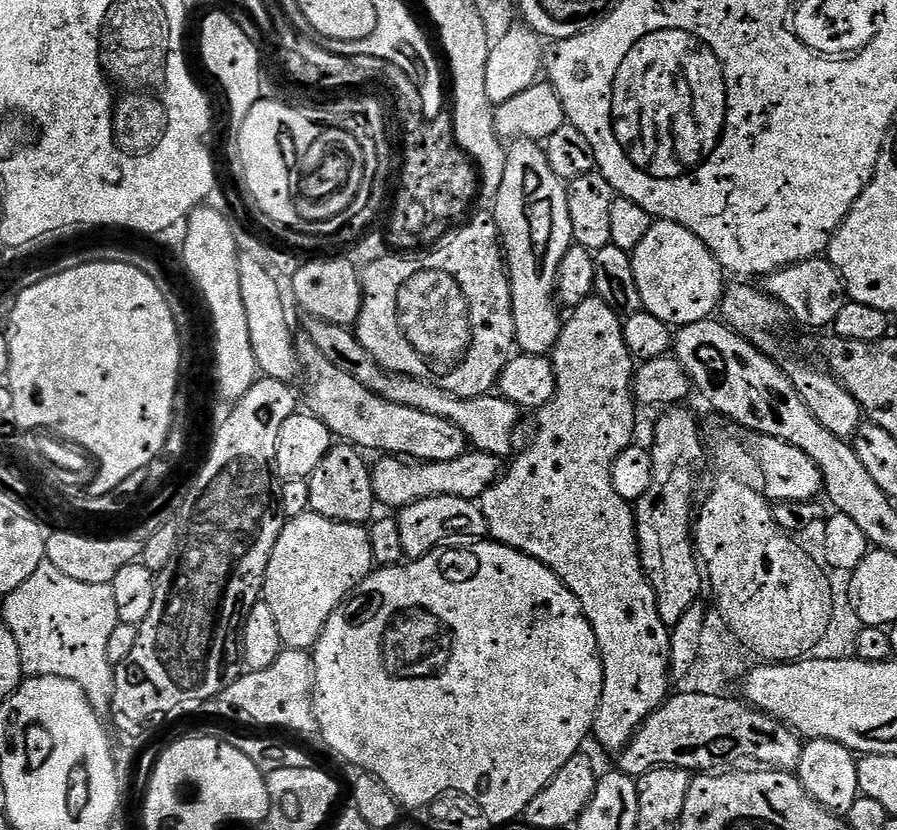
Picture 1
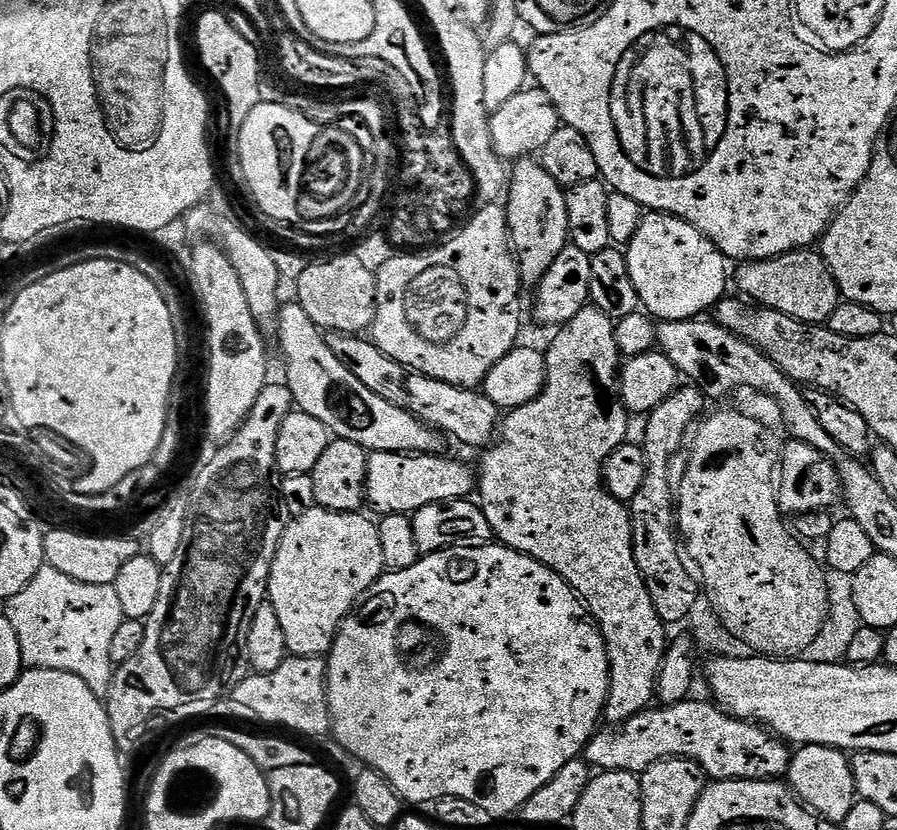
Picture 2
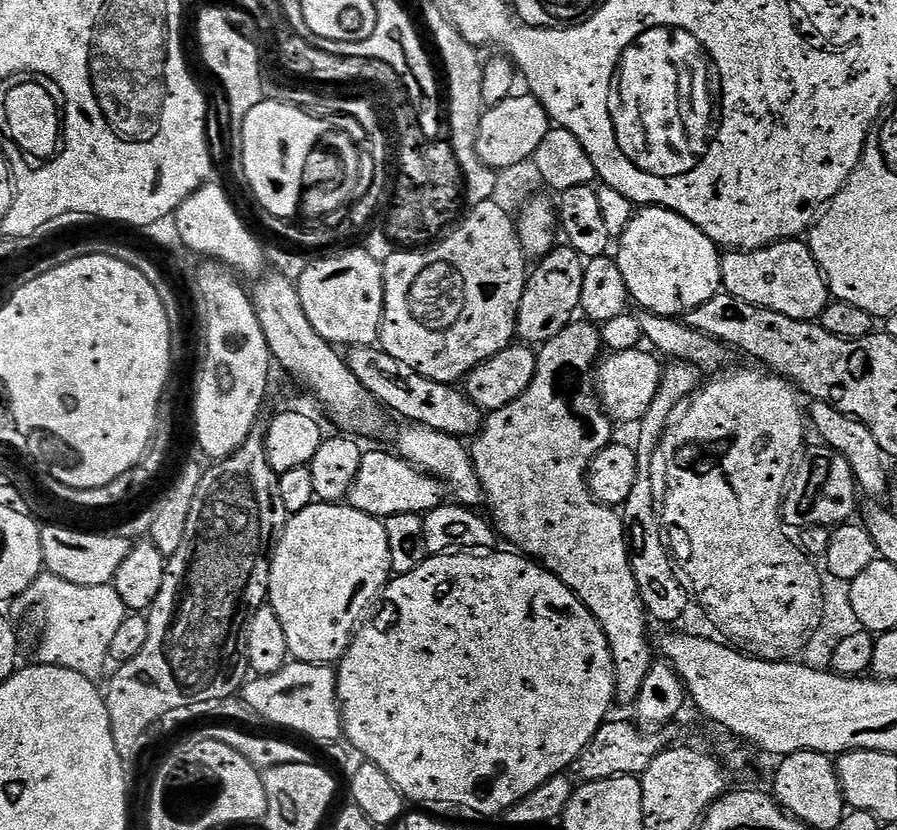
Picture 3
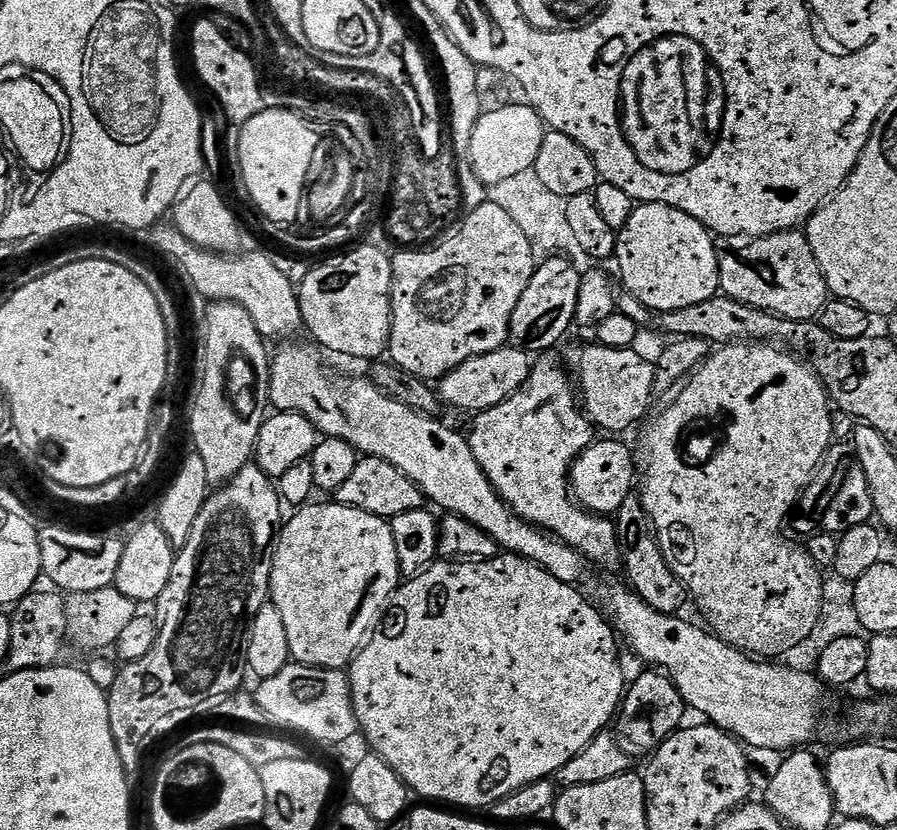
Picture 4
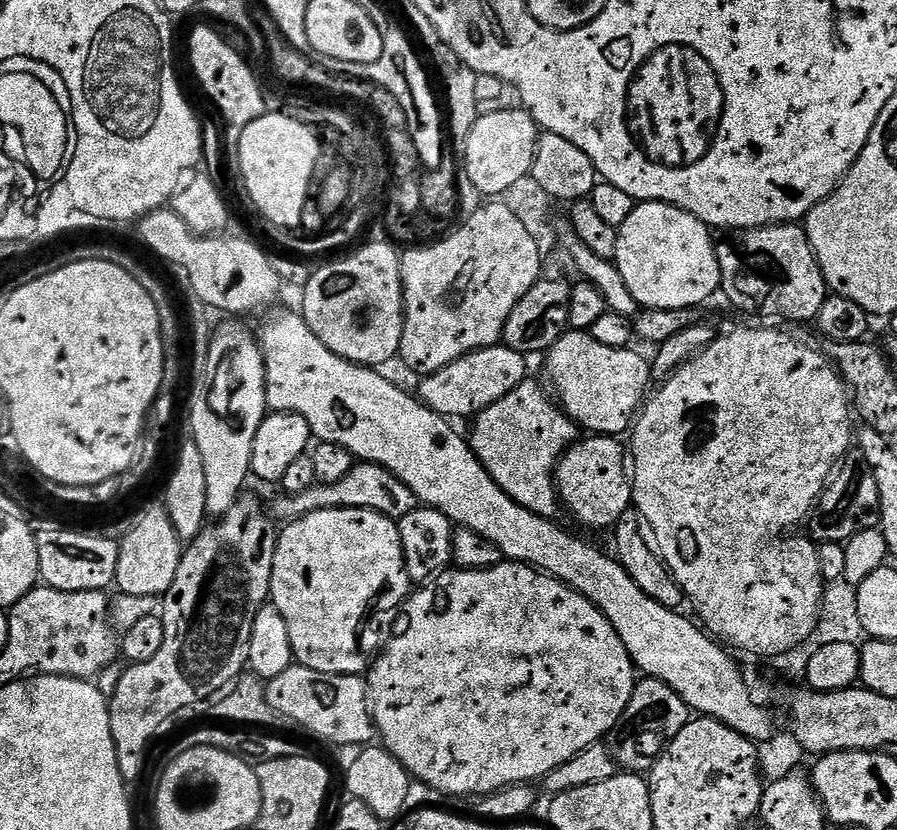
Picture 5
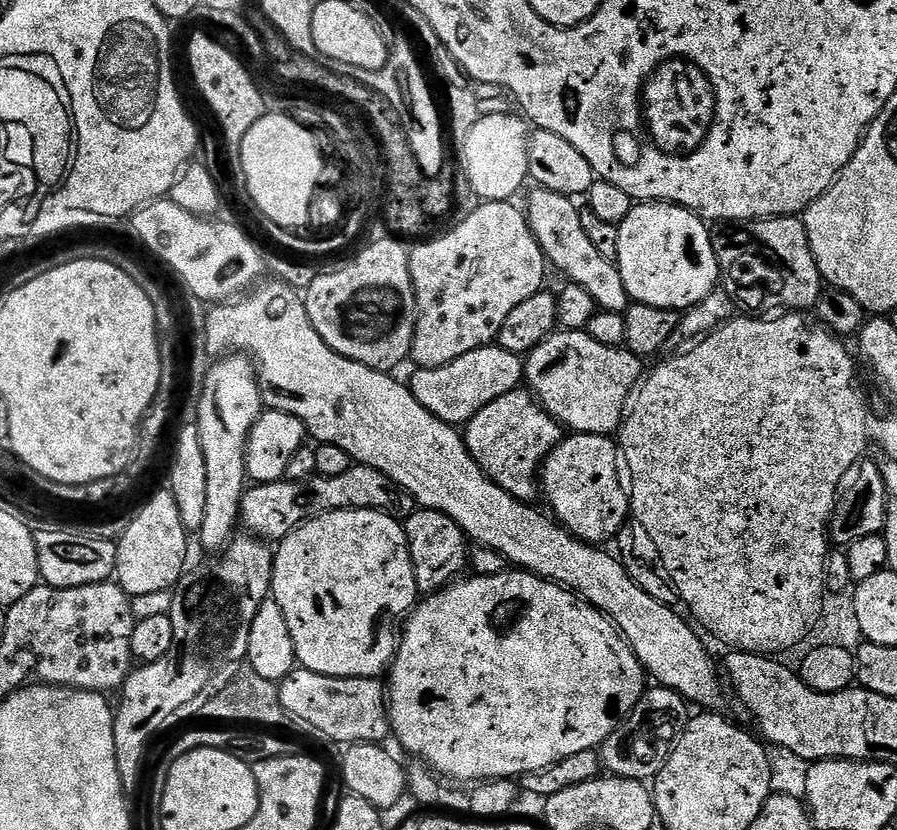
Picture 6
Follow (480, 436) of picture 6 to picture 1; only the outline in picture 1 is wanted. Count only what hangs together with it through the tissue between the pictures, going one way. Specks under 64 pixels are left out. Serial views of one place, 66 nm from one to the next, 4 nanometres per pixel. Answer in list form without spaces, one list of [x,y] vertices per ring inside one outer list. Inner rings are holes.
[[[595,294],[585,298],[584,301],[575,305],[569,312],[572,313],[569,316],[567,313],[566,319],[561,323],[560,337],[550,353],[550,359],[554,366],[554,374],[556,375],[556,389],[554,390],[554,398],[550,398],[550,402],[546,402],[546,406],[542,406],[535,413],[536,437],[533,438],[532,445],[520,457],[517,455],[511,461],[513,464],[509,463],[507,465],[506,474],[501,475],[499,480],[495,480],[490,486],[490,490],[482,493],[478,503],[488,523],[488,536],[495,543],[504,544],[507,548],[513,548],[519,552],[525,552],[530,558],[542,562],[555,576],[560,577],[560,581],[574,594],[574,598],[578,598],[578,602],[584,607],[586,618],[598,638],[600,661],[604,664],[602,698],[598,702],[598,710],[592,723],[591,735],[594,737],[594,740],[596,736],[597,742],[606,751],[619,754],[632,741],[634,734],[646,722],[646,718],[650,718],[650,714],[658,711],[664,705],[664,701],[669,699],[670,691],[668,692],[668,684],[670,685],[670,669],[668,659],[670,658],[670,646],[672,642],[670,639],[670,629],[664,625],[662,618],[658,614],[656,595],[652,589],[651,582],[648,581],[648,574],[644,571],[643,566],[640,565],[640,547],[636,541],[636,513],[633,505],[629,501],[624,500],[622,494],[618,494],[618,490],[614,490],[614,482],[612,481],[612,467],[618,458],[618,454],[622,454],[622,450],[633,447],[635,440],[632,439],[636,436],[636,411],[638,411],[636,398],[632,395],[634,357],[626,346],[622,317],[614,310],[610,310],[610,306],[606,306],[606,302],[602,302],[602,298]]]

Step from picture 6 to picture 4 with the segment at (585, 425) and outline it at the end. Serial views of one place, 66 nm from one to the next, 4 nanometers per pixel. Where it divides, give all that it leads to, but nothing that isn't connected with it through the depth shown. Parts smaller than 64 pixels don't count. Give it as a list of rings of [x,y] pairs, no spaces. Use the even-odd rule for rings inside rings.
[[[591,342],[592,344],[576,344],[572,349],[569,350],[568,354],[570,356],[570,362],[568,362],[568,368],[571,372],[571,375],[574,377],[575,383],[578,385],[578,396],[582,401],[583,411],[586,413],[589,420],[592,421],[593,425],[597,429],[603,430],[605,428],[605,433],[608,434],[624,434],[620,432],[624,432],[627,430],[631,424],[636,424],[640,419],[643,418],[644,415],[648,412],[648,407],[652,404],[652,391],[655,388],[658,388],[658,381],[656,379],[656,365],[653,363],[651,359],[643,360],[642,357],[636,353],[636,350],[632,348],[608,348],[605,344],[601,344],[599,342]]]

